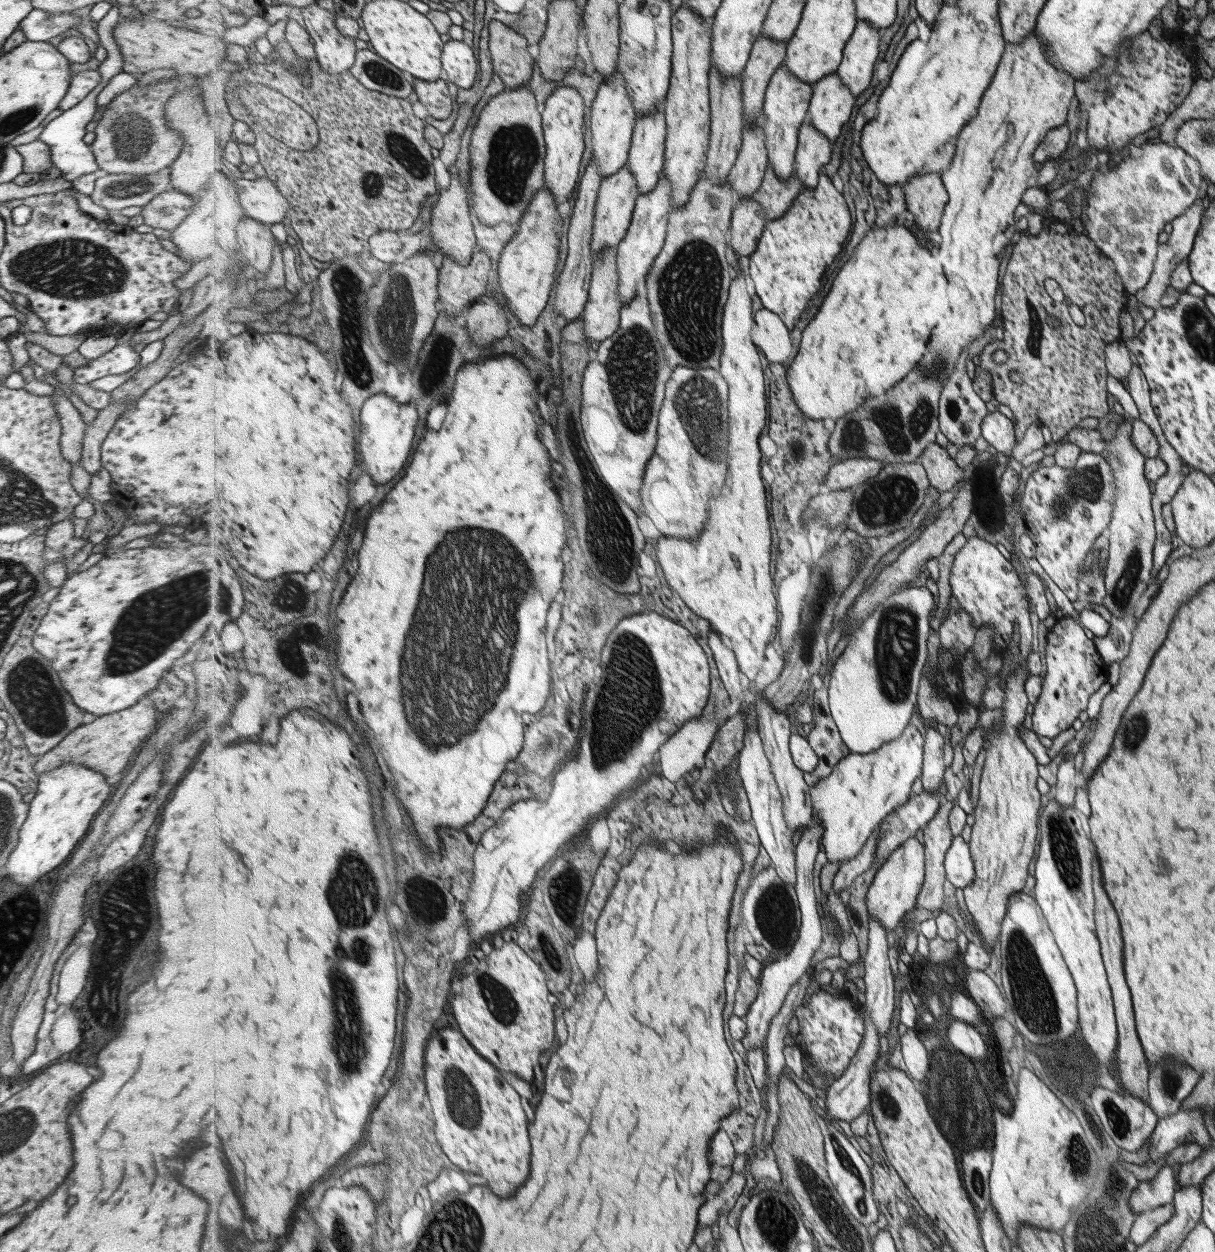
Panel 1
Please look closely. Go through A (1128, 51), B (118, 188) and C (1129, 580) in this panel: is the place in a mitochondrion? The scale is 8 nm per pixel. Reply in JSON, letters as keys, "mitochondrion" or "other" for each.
{"A":"mitochondrion","B":"mitochondrion","C":"mitochondrion"}

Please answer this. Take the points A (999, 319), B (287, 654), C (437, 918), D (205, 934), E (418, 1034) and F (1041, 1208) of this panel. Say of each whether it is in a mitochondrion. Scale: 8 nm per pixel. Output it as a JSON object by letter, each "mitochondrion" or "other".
{"A":"other","B":"mitochondrion","C":"mitochondrion","D":"other","E":"other","F":"other"}

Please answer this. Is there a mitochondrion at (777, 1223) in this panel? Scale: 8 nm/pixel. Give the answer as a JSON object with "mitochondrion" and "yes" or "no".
{"mitochondrion":"yes"}

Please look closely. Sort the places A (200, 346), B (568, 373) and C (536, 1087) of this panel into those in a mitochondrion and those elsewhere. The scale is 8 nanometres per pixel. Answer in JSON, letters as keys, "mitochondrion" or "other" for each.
{"A":"other","B":"other","C":"other"}

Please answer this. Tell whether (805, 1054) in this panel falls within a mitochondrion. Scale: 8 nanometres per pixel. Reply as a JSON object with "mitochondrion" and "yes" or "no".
{"mitochondrion":"no"}

